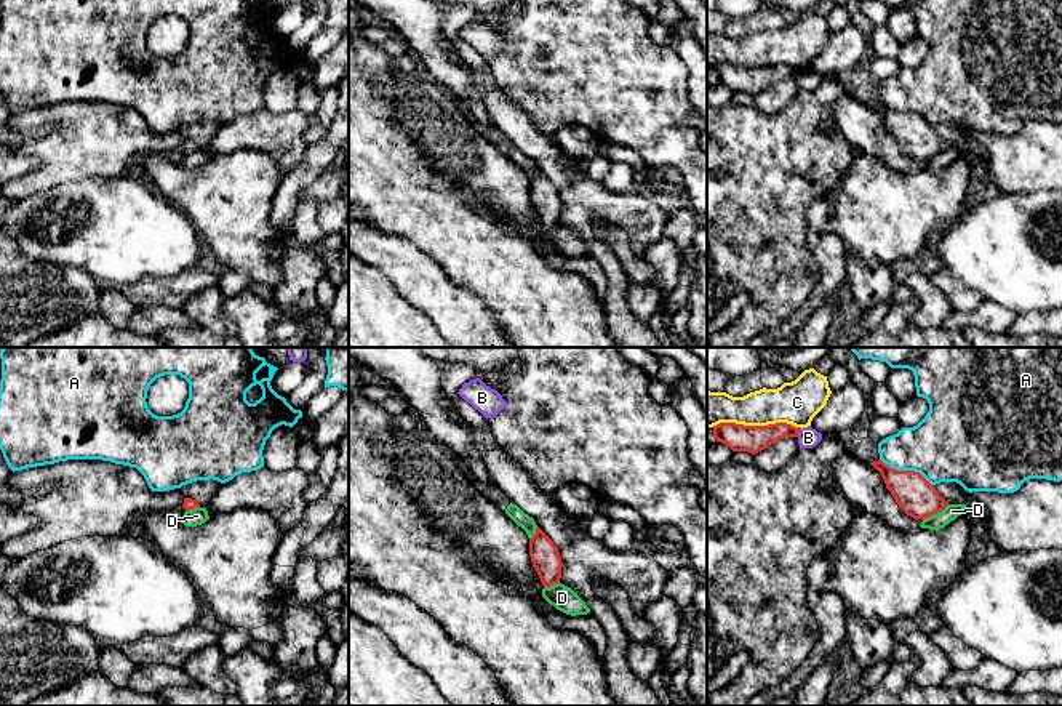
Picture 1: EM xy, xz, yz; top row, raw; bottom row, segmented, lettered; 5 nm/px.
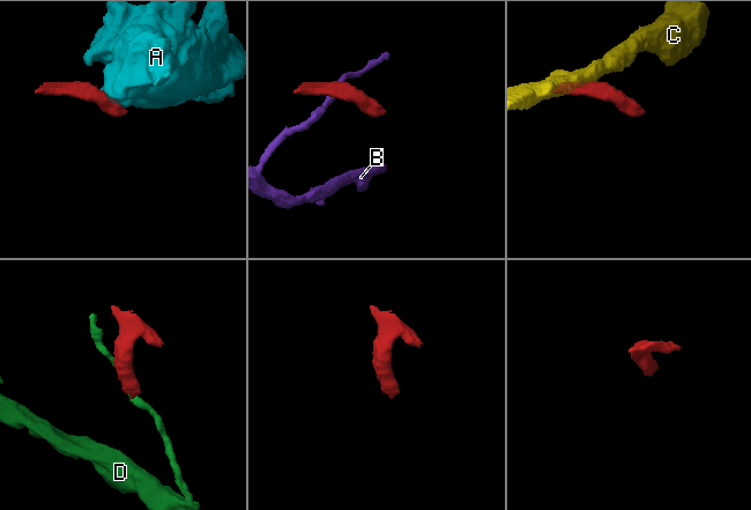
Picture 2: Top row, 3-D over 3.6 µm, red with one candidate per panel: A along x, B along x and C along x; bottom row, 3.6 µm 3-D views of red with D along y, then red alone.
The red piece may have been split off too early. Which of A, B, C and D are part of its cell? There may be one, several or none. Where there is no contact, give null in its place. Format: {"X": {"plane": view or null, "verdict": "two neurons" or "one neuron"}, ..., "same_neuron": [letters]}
{"A": {"plane": "yz", "verdict": "two neurons"}, "B": {"plane": "yz", "verdict": "two neurons"}, "C": {"plane": "yz", "verdict": "two neurons"}, "D": {"plane": "yz", "verdict": "two neurons"}, "same_neuron": []}

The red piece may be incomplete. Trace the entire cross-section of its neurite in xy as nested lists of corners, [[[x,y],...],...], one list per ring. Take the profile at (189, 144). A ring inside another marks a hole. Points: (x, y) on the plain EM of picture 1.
[[[197,122],[187,126],[182,126],[179,131],[184,136],[182,149],[192,152],[195,149],[206,149],[216,133],[221,130],[218,122]]]

